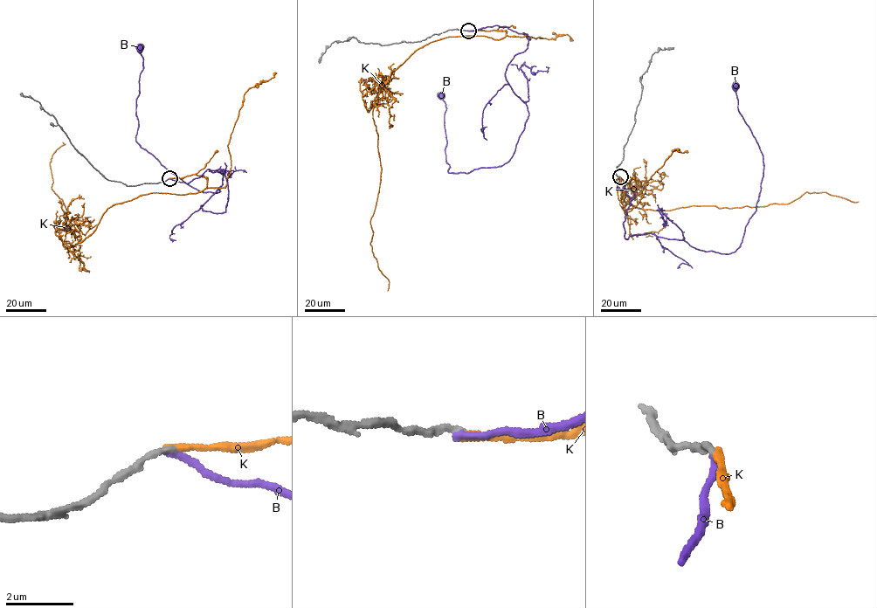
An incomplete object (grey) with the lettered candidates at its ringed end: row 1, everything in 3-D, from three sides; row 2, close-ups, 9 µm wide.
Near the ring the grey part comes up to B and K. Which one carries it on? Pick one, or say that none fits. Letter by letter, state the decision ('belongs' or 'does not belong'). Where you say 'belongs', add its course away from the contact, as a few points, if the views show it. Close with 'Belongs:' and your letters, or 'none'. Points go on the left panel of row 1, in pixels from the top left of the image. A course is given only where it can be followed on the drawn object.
B: does not belong
K: belongs | via (169, 177), (196, 174), (207, 186), (116, 203), (65, 247), (50, 162), (62, 142)
Belongs: K

